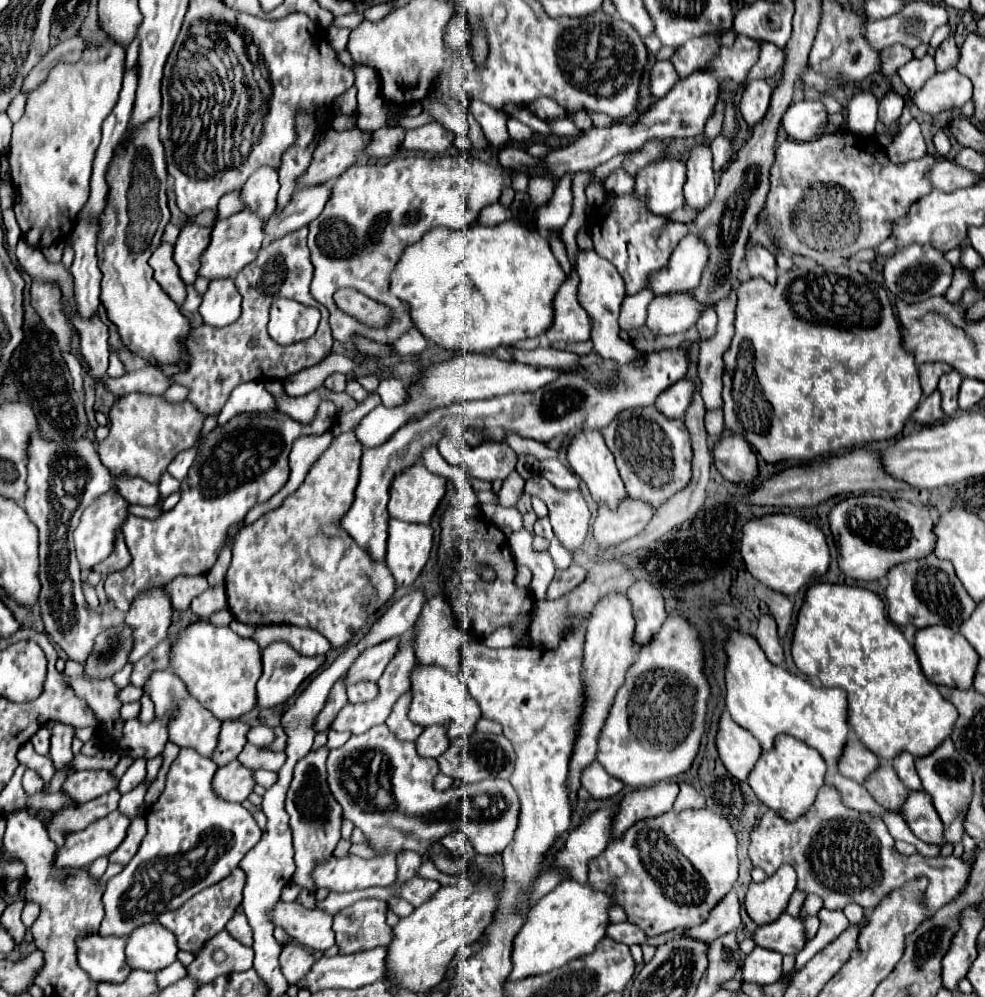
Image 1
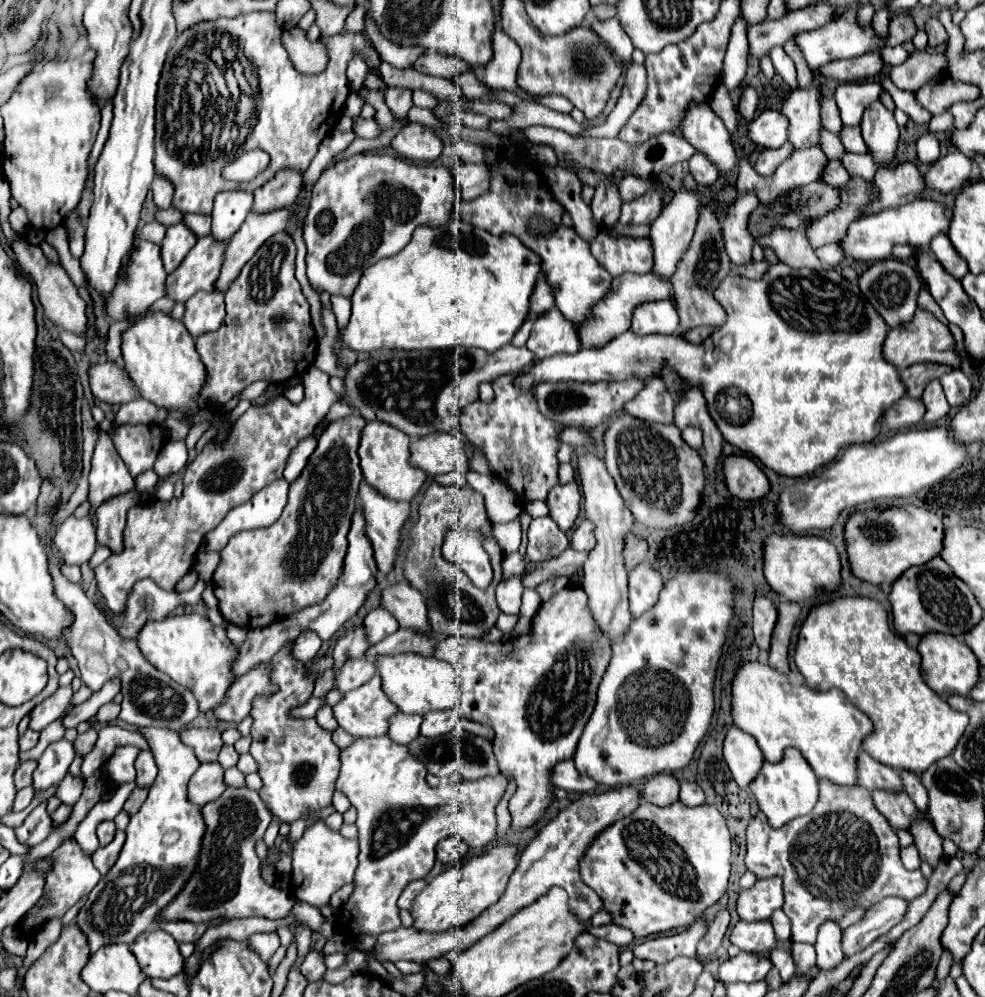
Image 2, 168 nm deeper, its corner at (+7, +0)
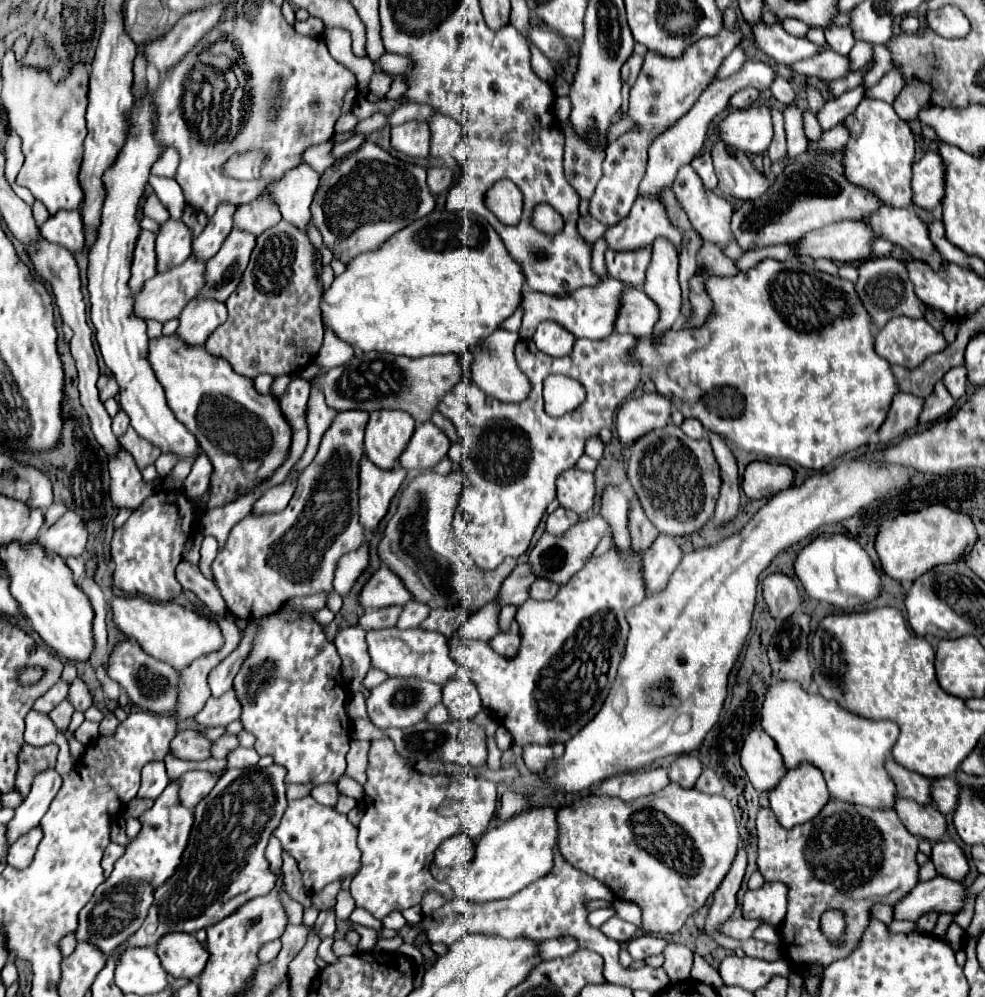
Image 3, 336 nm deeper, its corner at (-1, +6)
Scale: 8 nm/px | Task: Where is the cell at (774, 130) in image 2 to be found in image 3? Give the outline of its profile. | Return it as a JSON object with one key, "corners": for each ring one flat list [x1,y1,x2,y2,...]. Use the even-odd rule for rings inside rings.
{"corners":[[768,106,734,110,720,126,722,142,732,150,762,154,772,142,772,114]]}

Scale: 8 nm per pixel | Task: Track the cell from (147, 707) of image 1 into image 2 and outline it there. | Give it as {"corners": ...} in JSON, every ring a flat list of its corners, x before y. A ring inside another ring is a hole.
{"corners":[[144,728,142,734,152,746,158,778,142,808,130,816,126,842,116,864,88,894,74,920,88,938,92,952,108,944,130,944,152,926,160,906,168,904,180,892,180,886,184,886,184,882,192,876,200,850,200,838,204,836,200,808,192,806,186,798,188,780,200,766,198,758,192,754,192,748,184,746,172,730]]}

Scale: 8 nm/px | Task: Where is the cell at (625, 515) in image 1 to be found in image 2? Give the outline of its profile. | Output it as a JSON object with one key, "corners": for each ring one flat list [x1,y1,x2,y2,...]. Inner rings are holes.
{"corners":[[584,520,584,522,582,522,582,524,580,524,580,526,572,532,572,538,570,538,570,548,590,552,594,546,596,546,596,538,594,538,592,524,590,524,588,520]]}

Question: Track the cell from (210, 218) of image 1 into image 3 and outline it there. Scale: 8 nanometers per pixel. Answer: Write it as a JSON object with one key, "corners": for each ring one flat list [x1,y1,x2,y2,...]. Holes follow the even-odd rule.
{"corners":[[150,194,144,202,144,214,152,220,156,220,158,224,164,224,170,218,170,212,166,210,166,206,158,200,156,194]]}

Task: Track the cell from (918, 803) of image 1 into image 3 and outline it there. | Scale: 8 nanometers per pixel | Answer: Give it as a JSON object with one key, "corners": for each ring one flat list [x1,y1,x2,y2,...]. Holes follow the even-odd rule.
{"corners":[[940,840,940,844,934,844,930,860,934,862,936,872,950,880,962,880,968,874,968,860,952,840]]}

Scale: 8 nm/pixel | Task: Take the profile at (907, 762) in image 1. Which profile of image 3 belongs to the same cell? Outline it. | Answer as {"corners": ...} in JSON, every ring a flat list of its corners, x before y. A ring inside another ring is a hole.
{"corners":[[948,776,936,778,936,780,932,780,932,802,938,806,940,812,950,814,956,808,958,790,960,788,952,776,950,778]]}

